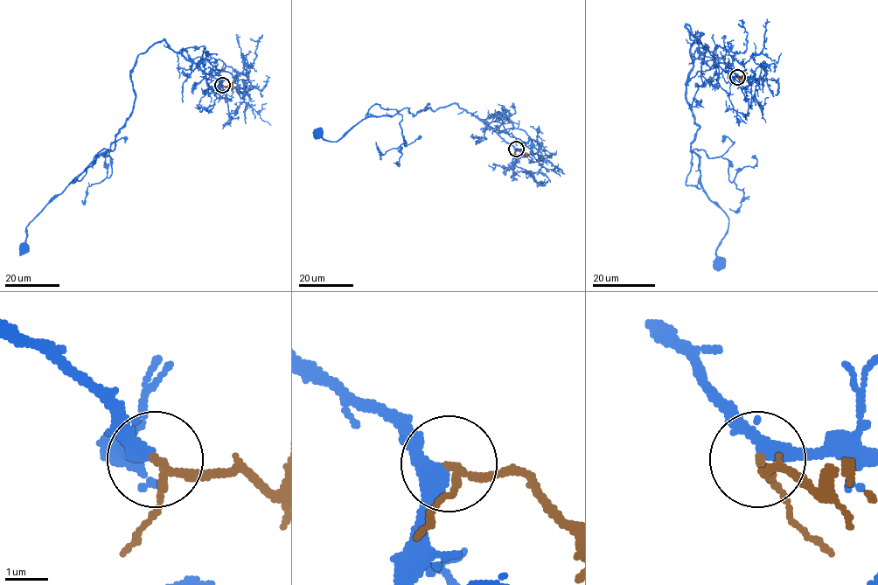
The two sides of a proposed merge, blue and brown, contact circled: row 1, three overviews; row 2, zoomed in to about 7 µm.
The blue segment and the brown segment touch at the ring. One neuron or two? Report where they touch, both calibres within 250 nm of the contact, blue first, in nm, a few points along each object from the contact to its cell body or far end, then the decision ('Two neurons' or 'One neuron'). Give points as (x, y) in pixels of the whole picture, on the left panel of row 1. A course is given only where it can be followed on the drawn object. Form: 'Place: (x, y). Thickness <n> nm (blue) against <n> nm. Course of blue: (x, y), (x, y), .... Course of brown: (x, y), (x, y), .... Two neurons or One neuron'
Place: (222, 85). Thickness 340 nm (blue) against 150 nm. Course of blue: (222, 86), (163, 39), (140, 53), (131, 73), (135, 102), (114, 148), (45, 205), (26, 227), (24, 247). Course of brown: (222, 86), (231, 87), (233, 81). One neuron

